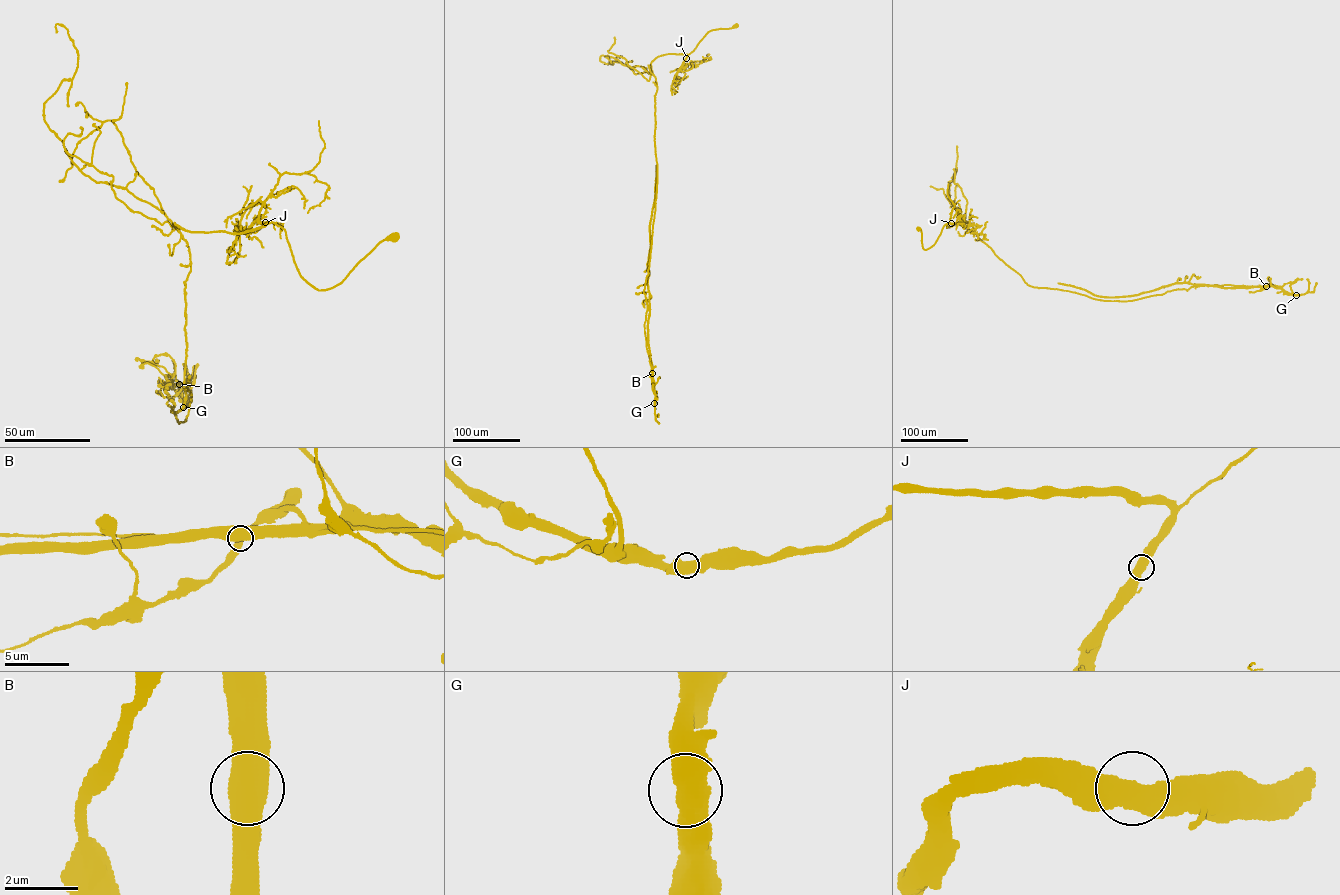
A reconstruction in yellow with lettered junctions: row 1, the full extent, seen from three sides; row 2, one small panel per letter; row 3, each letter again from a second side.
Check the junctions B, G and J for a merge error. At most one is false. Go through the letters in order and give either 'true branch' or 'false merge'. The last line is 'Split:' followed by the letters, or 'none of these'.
B: false merge
G: true branch
J: true branch
Split: B

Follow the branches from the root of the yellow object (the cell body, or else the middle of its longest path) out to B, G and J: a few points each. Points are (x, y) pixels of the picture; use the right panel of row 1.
B: (918, 229), (926, 249), (947, 223), (963, 224), (1028, 285), (1102, 300), (1132, 300), (1205, 285), (1266, 286)
G: (918, 229), (926, 249), (947, 223), (963, 224), (1028, 285), (1102, 300), (1205, 285), (1275, 285), (1296, 295)
J: (918, 229), (923, 248), (926, 249), (934, 244), (944, 225), (951, 223)

